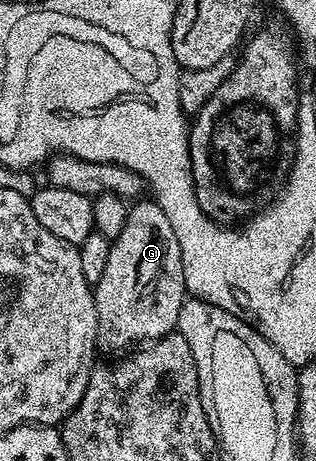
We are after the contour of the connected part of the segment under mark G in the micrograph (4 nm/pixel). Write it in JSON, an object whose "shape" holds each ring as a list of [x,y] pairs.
{"shape":[[[155,200],[147,201],[131,203],[122,232],[111,239],[110,260],[106,260],[102,280],[94,284],[96,340],[101,351],[128,352],[141,344],[151,344],[164,338],[176,330],[178,312],[182,312],[186,291],[178,236],[174,236],[174,228],[170,228],[170,220],[166,220],[166,212],[162,212],[160,205]]]}

